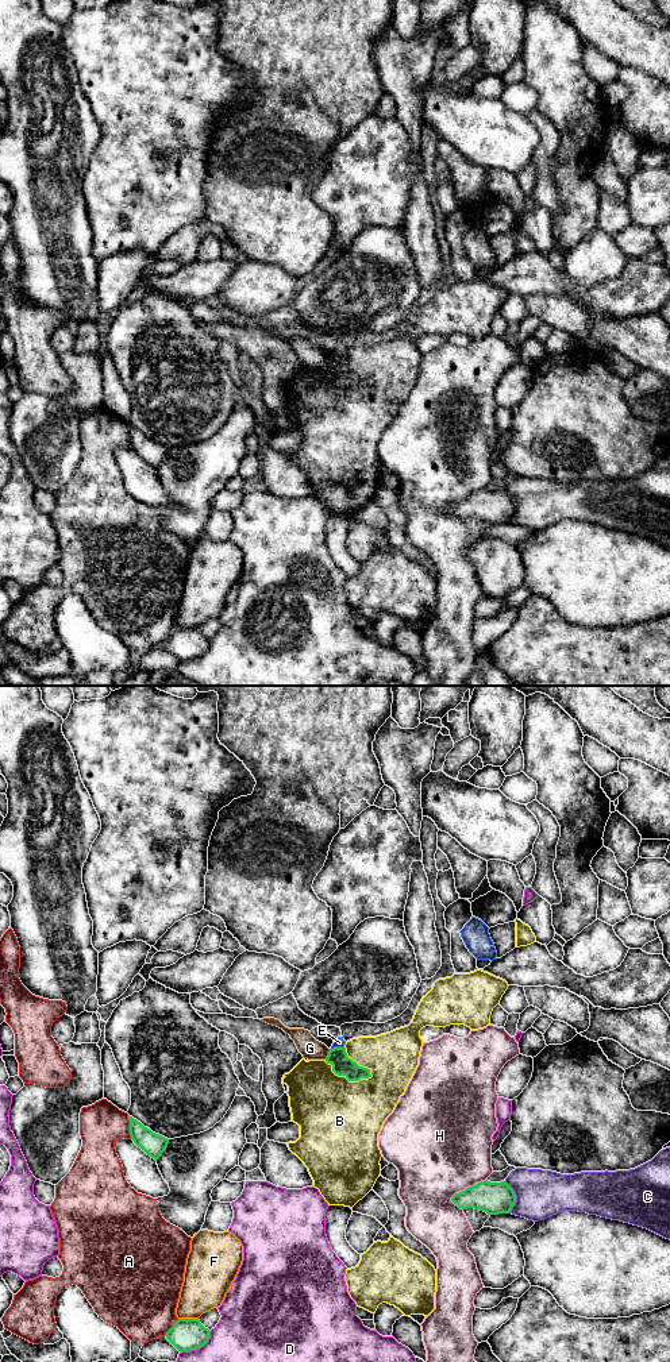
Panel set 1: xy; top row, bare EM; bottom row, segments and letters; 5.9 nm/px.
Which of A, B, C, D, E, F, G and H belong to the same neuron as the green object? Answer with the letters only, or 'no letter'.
no letter

